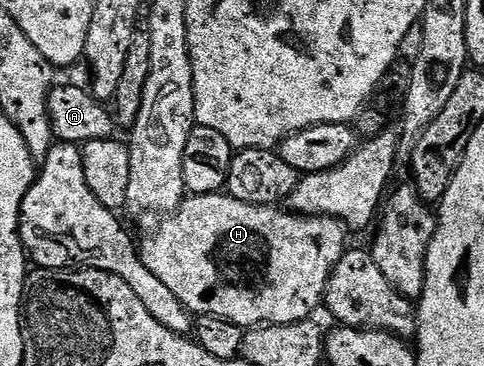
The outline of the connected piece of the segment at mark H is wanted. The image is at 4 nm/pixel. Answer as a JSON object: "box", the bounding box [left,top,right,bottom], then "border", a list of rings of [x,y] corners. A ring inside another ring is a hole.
{"box":[140,192,348,328],"border":[[[225,192],[187,196],[178,205],[177,210],[167,213],[163,217],[166,219],[143,242],[140,242],[142,263],[146,265],[148,272],[152,272],[152,276],[156,276],[156,280],[160,280],[160,284],[165,284],[175,294],[176,300],[180,300],[180,304],[184,304],[191,315],[220,316],[224,320],[243,328],[253,328],[263,324],[292,324],[293,322],[307,321],[313,315],[310,313],[317,306],[323,305],[330,273],[336,268],[340,256],[346,253],[348,249],[348,243],[346,243],[348,231],[336,218],[312,218],[308,214],[296,214],[286,208],[278,209],[282,208],[277,205],[244,204],[244,200],[236,200]]]}

